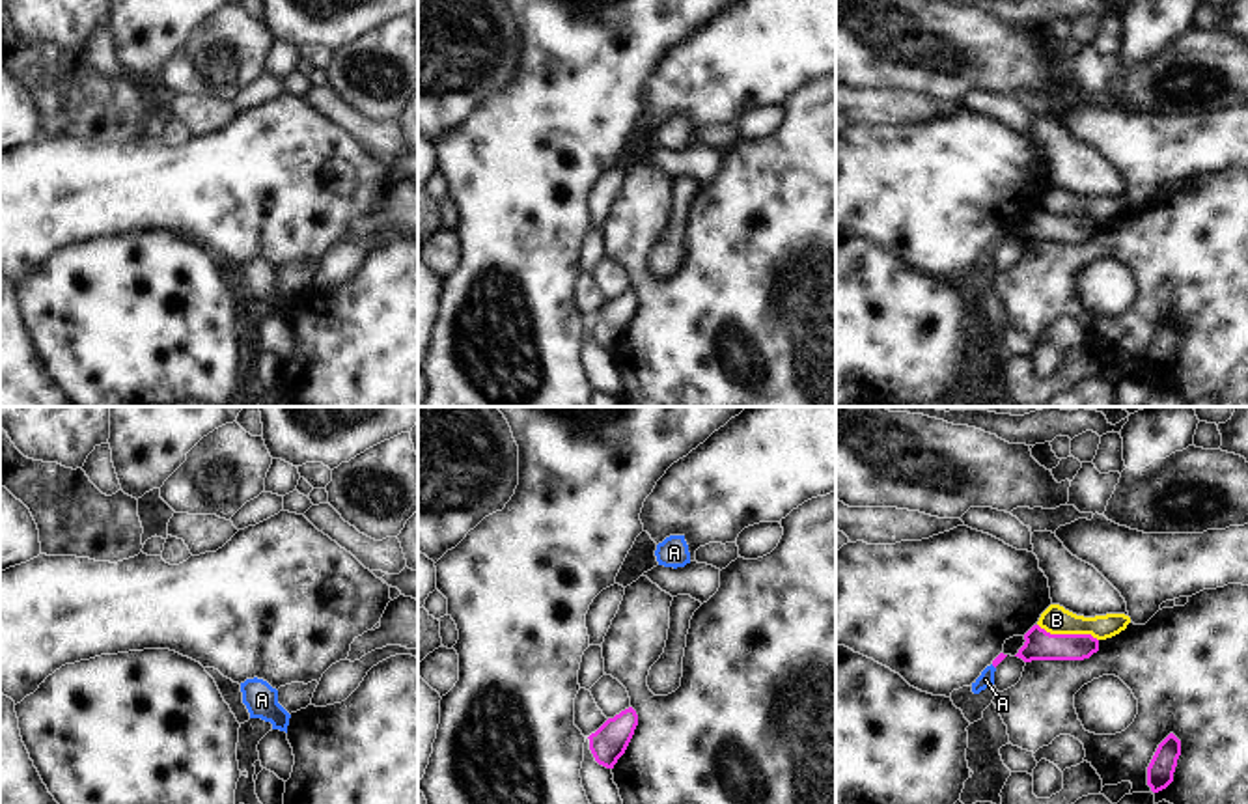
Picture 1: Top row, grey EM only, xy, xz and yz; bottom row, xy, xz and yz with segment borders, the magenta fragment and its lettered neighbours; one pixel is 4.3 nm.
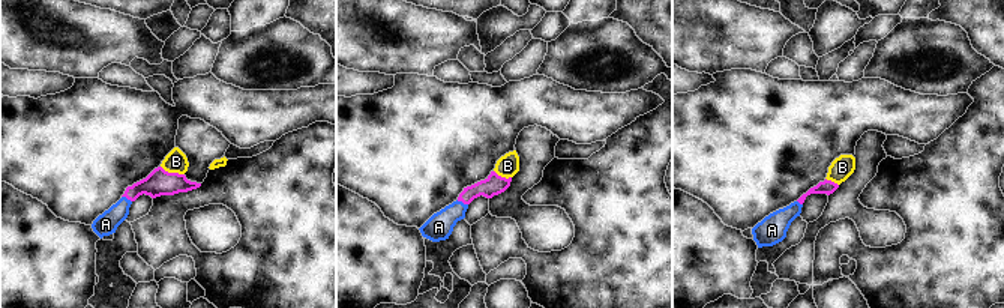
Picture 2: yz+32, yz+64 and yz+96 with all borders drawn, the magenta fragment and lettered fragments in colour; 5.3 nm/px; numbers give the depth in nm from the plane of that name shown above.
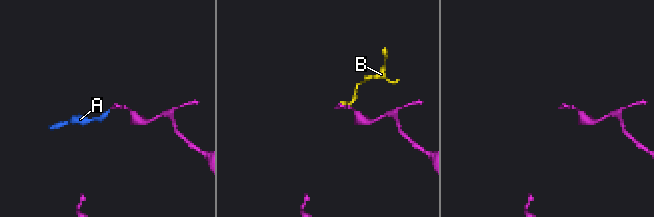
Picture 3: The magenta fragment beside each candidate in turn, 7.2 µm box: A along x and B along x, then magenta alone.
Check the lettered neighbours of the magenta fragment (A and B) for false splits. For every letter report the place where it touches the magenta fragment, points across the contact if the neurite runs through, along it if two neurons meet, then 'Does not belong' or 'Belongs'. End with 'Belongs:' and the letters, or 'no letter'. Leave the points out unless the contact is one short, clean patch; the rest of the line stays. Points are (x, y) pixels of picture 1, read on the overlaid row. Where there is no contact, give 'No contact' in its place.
A: No contact. Belongs
B: Touches magenta at yz (1067, 635). Boundary: yz (1038, 623), (1051, 633), (1090, 633), (1097, 640). Does not belong
Belongs: A.

